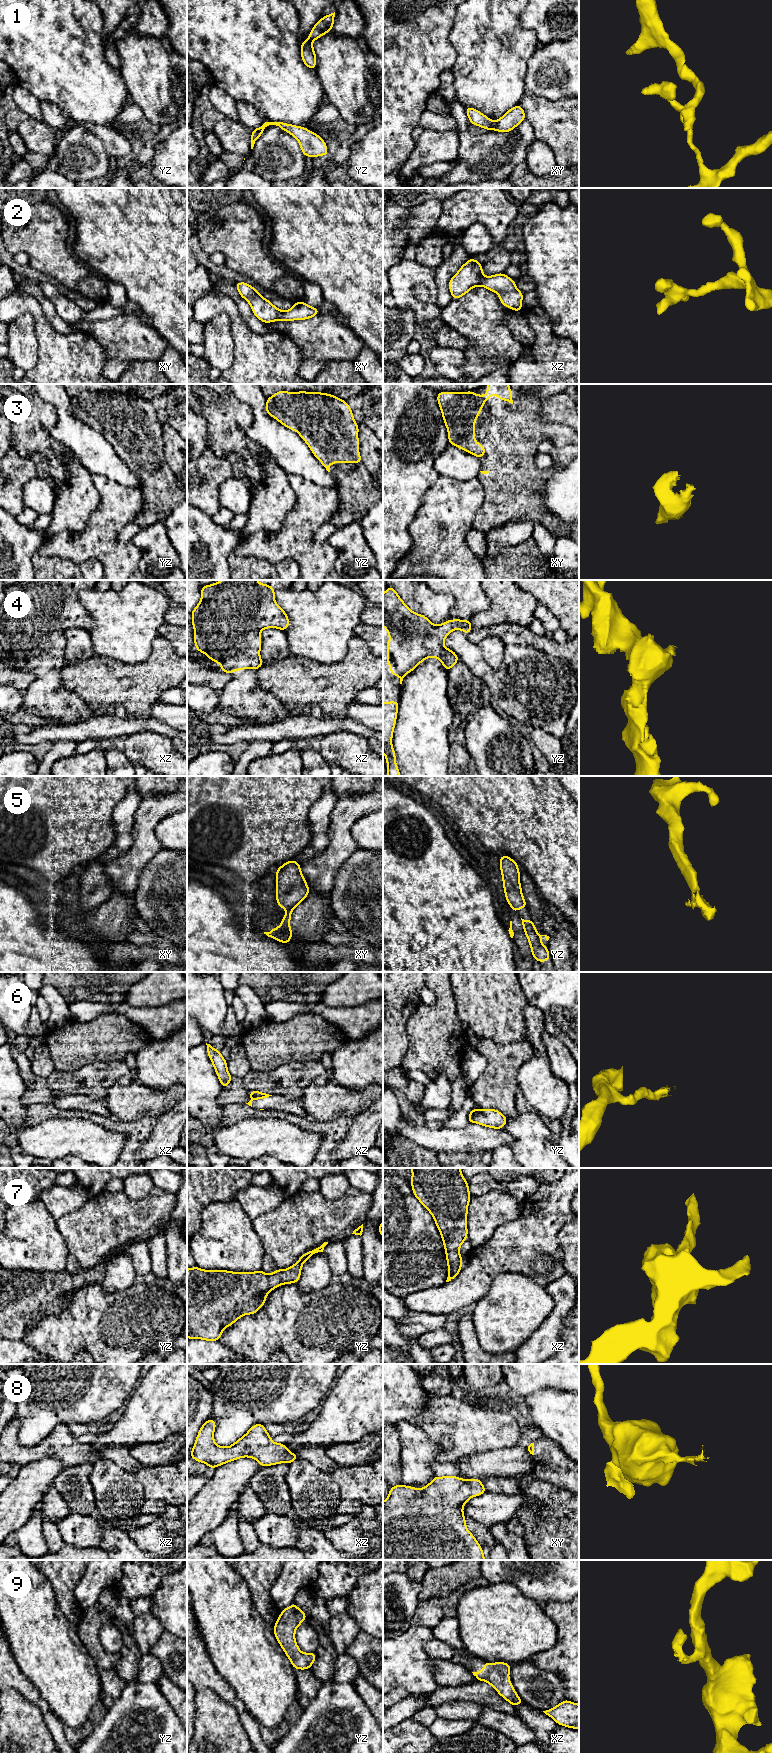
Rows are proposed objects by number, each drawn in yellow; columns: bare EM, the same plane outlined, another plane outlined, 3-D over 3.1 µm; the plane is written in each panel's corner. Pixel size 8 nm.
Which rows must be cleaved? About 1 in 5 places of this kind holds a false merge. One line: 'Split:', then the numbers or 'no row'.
Split: 1

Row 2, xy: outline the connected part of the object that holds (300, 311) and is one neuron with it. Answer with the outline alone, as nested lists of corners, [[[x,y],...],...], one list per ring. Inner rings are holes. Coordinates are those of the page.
[[[237,282],[236,288],[239,295],[243,297],[251,306],[254,315],[264,323],[284,320],[305,320],[319,314],[319,309],[307,305],[303,300],[295,302],[288,311],[281,311],[251,285],[244,282]]]

